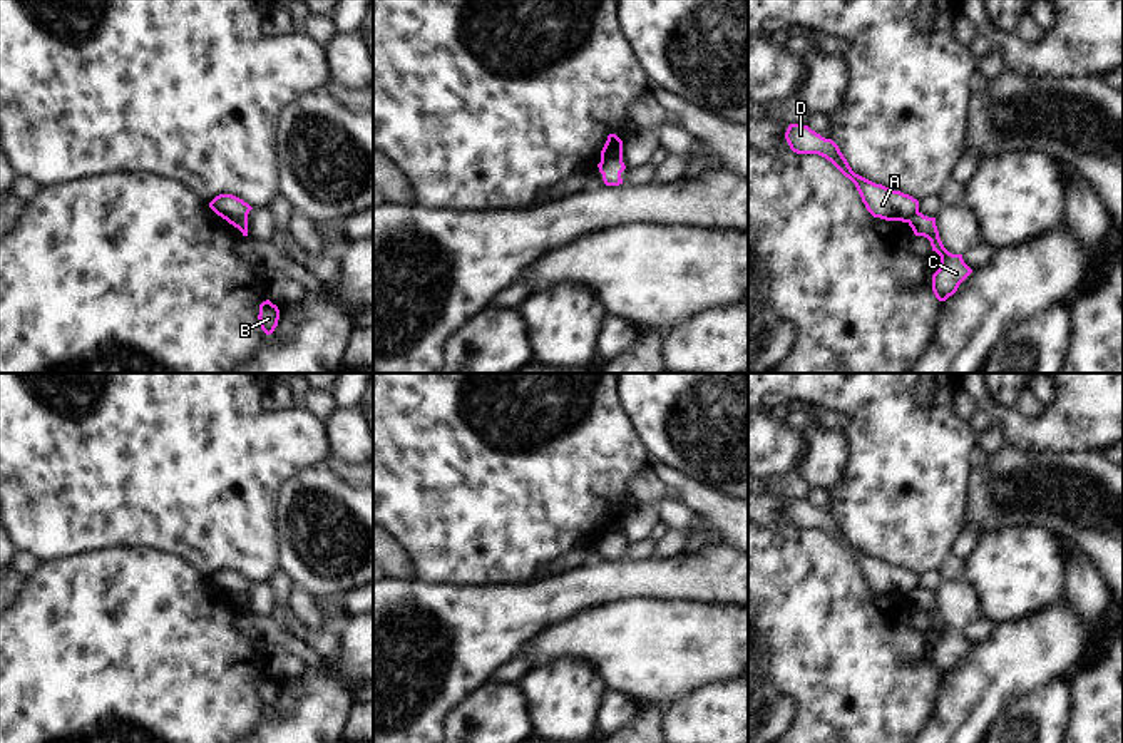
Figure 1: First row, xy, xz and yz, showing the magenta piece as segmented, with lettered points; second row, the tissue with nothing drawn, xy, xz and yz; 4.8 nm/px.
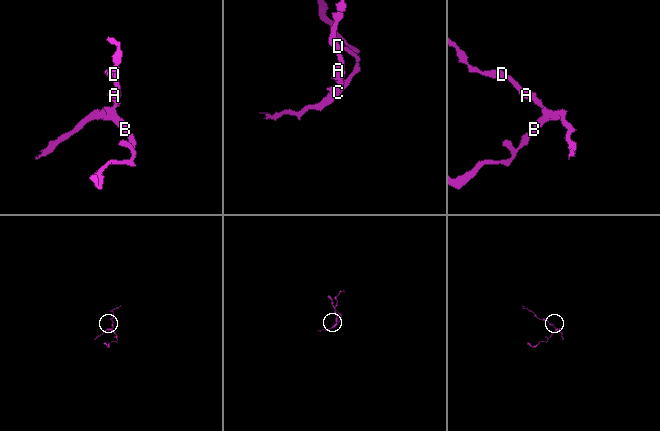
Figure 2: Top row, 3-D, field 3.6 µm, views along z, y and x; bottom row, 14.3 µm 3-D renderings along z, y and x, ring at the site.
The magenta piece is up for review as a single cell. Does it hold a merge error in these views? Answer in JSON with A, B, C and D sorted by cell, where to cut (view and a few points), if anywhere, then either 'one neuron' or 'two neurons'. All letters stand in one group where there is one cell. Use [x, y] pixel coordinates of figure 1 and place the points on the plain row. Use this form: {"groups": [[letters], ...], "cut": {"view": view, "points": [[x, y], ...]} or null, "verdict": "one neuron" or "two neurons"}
{"groups": [["A", "D"], ["B", "C"]], "cut": {"view": "xz", "points": [[621, 532], [601, 536]]}, "verdict": "two neurons"}

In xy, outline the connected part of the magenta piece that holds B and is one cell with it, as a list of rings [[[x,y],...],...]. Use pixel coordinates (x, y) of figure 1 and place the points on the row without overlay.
[[[269,674],[263,676],[259,679],[259,701],[266,710],[271,710],[274,703],[278,701],[279,694],[279,684],[276,679],[273,679]]]

